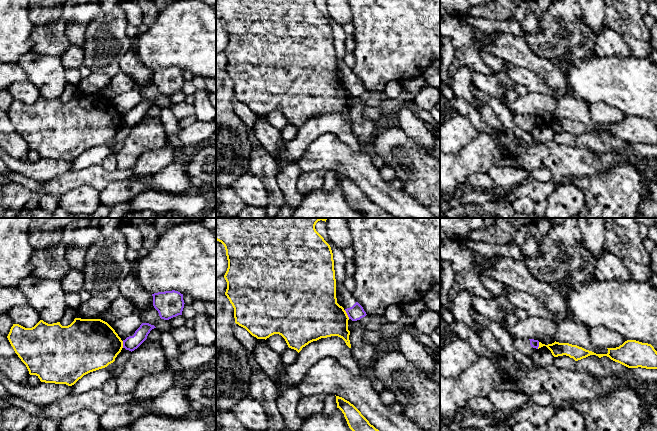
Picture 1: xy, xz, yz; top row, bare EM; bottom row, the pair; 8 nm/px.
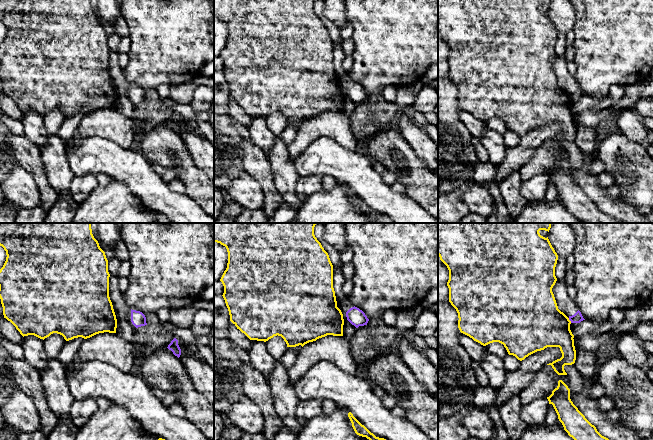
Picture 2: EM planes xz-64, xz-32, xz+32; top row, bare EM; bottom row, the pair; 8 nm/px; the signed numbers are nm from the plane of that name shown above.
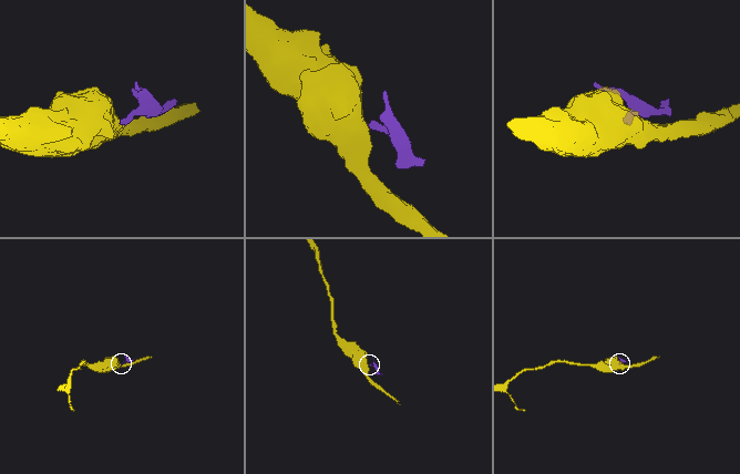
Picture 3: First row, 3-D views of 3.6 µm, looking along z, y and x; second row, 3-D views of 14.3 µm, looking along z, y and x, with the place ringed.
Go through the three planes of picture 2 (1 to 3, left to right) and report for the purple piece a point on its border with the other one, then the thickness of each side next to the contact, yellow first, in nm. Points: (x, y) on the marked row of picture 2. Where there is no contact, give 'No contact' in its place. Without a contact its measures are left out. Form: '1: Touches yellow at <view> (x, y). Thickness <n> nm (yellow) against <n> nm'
1: No contact
2: No contact
3: Touches yellow at xz+32 (569, 320). Thickness 400 nm (yellow) against 80 nm

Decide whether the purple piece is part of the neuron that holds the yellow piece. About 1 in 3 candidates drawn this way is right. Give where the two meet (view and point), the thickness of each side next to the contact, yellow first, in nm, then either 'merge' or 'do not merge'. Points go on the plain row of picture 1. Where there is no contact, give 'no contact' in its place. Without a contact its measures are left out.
xz (346, 90) | 400/120 nm | do not merge

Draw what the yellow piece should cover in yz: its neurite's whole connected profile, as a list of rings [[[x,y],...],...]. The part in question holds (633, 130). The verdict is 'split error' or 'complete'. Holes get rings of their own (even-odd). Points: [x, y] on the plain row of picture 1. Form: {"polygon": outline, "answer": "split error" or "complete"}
{"polygon": [[[627,116],[619,123],[607,124],[607,130],[596,130],[577,121],[556,117],[548,121],[539,118],[538,125],[543,122],[546,122],[554,133],[566,131],[578,137],[590,131],[596,131],[599,134],[607,132],[628,144],[657,145],[657,127],[651,120],[636,116]]], "answer": "complete"}

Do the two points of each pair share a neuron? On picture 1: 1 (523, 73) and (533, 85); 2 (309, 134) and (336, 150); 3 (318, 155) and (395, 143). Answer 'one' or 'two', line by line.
1: one
2: two
3: two

